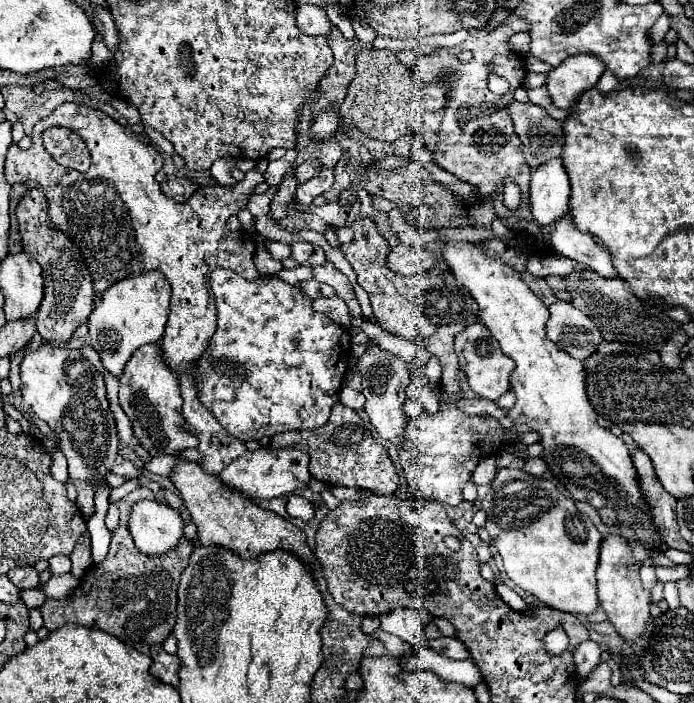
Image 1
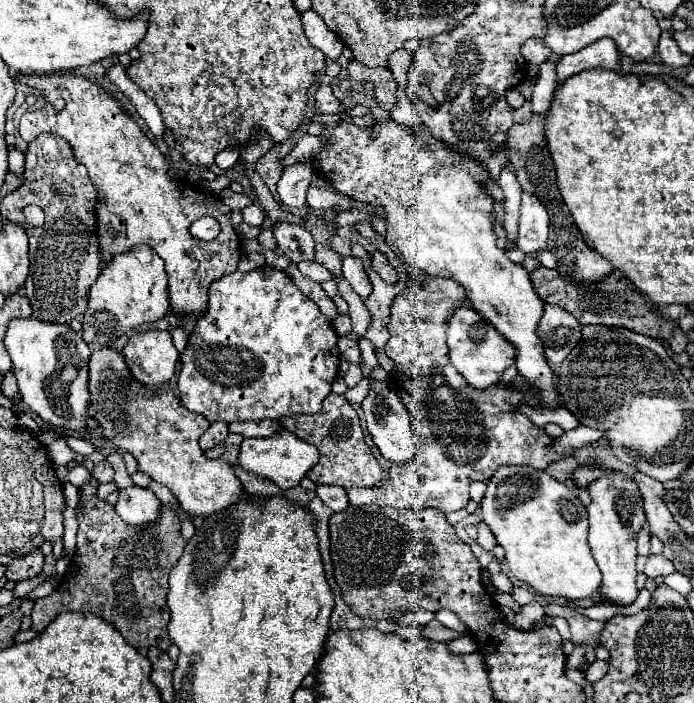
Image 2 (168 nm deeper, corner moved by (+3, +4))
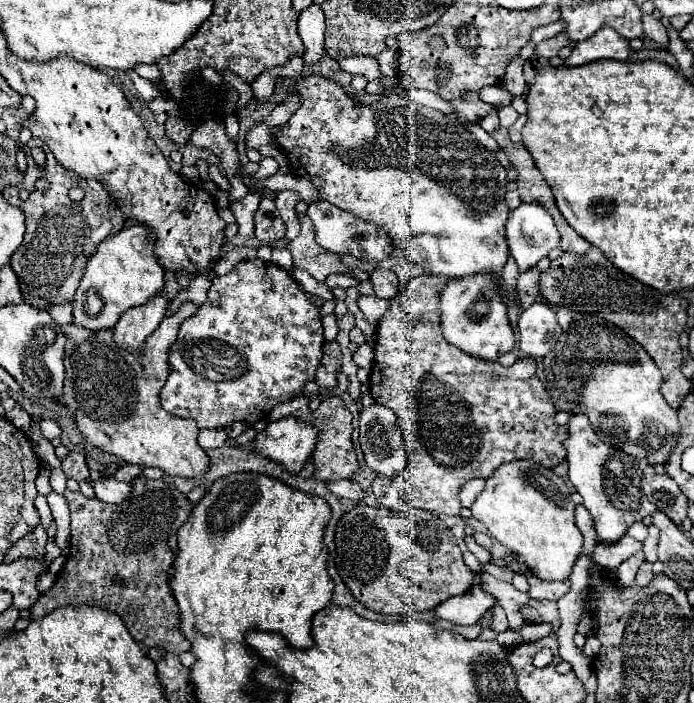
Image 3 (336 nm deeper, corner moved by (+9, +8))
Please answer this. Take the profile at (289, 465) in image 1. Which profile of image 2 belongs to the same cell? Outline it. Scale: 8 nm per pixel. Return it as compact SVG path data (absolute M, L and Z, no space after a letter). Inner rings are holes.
M278 430L268 438L246 438L240 446L240 466L252 474L270 478L280 488L298 486L318 458L320 458L320 452L312 444L304 442L302 438L296 438L288 430Z

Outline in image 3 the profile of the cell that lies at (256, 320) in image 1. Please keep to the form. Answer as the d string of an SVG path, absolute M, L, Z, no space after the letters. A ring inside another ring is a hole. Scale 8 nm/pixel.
M244 260L238 266L234 266L234 270L226 276L216 276L212 280L212 286L208 288L208 302L204 302L198 312L194 316L190 316L186 322L182 322L180 330L178 330L178 340L172 344L170 350L170 376L160 392L162 398L162 408L178 418L194 418L198 422L200 428L226 428L236 420L244 420L244 422L258 422L264 420L270 410L280 404L280 402L288 402L292 398L298 398L304 394L304 384L314 380L316 370L320 366L322 360L322 346L324 346L324 334L322 334L322 320L318 314L318 306L308 298L308 294L298 286L298 282L290 276L290 272L286 272L284 268L272 264L272 262L264 262L264 260Z

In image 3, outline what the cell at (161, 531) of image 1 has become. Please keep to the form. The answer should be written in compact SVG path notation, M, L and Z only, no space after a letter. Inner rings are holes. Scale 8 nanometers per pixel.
M110 476L96 480L92 486L96 490L96 498L106 502L106 504L122 504L132 494L132 484L118 482Z

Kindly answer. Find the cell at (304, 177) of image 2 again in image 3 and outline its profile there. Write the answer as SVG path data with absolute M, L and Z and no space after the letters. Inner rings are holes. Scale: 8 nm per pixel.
M282 190L282 192L278 192L278 196L276 196L276 208L278 208L278 212L280 212L280 216L282 216L282 220L286 222L286 226L288 226L288 230L286 230L286 240L294 240L298 234L300 234L300 224L298 224L298 218L296 218L296 210L294 210L294 206L298 204L298 194L294 194L294 192L290 192L290 190Z

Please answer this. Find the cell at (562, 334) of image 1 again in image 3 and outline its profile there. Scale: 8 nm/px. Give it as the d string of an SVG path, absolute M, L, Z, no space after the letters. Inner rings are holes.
M532 302L526 310L522 310L518 330L520 350L530 358L544 358L548 352L554 350L558 338L562 336L556 312L542 302Z

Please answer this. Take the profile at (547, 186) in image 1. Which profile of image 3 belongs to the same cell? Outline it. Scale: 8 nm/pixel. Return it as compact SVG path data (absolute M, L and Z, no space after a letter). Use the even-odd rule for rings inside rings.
M520 204L506 222L506 240L520 270L536 262L558 246L558 230L538 204Z

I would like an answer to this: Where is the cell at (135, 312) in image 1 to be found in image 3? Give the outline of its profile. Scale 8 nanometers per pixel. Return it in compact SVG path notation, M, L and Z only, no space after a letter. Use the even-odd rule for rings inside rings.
M126 226L122 228L118 234L106 238L98 250L92 254L88 266L86 266L86 272L84 272L84 278L74 294L74 324L76 326L82 326L82 328L88 328L92 332L98 332L98 330L112 330L116 326L116 322L120 320L122 312L126 312L128 308L132 306L142 306L146 304L150 298L154 298L164 286L164 270L162 266L156 262L154 258L154 252L152 252L152 238L148 234L148 228L146 226Z

